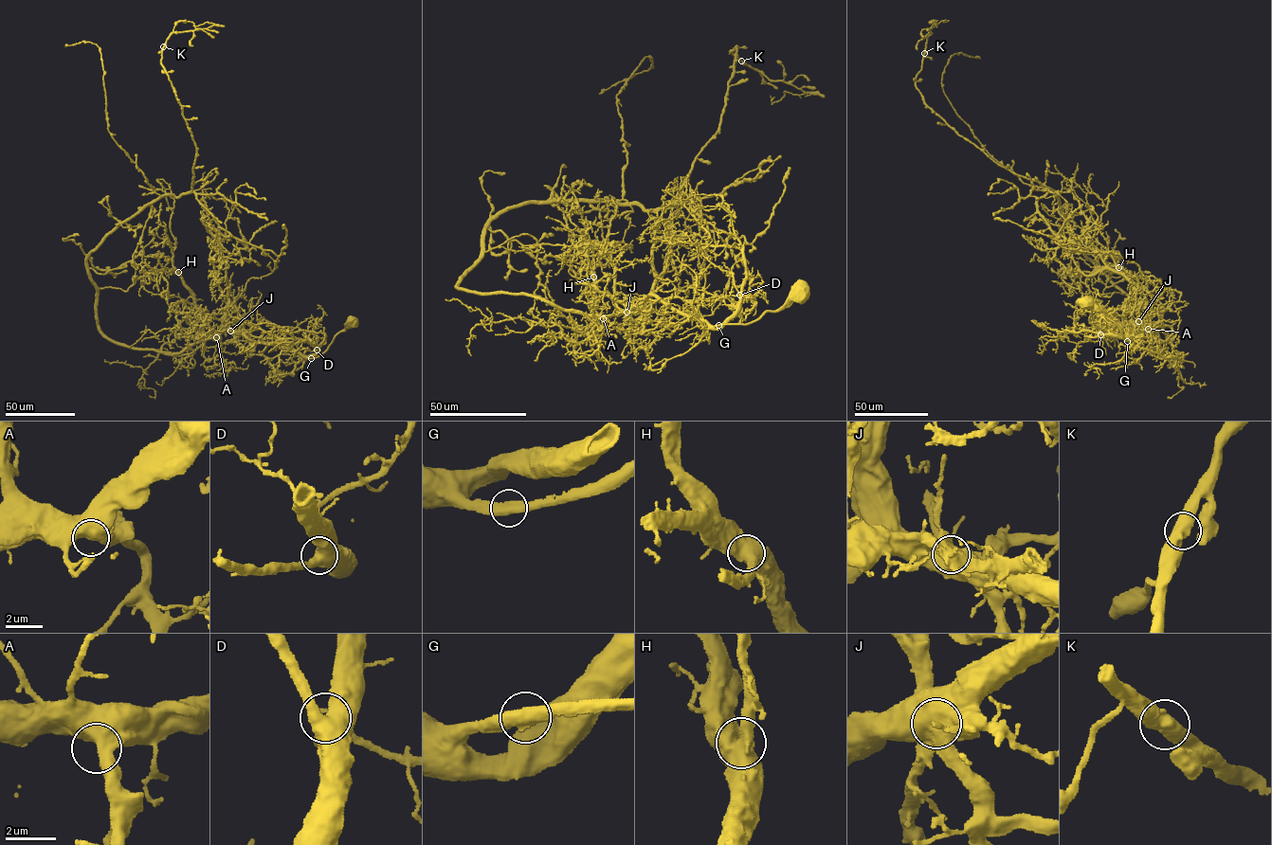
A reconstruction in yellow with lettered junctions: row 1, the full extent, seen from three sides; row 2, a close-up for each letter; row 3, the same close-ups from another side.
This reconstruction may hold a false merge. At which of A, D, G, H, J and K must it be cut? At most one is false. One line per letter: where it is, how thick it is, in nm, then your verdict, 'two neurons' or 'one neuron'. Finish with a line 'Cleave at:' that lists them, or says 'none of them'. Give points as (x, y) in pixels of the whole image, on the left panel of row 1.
A: at (216, 337); 650 nm thick; one neuron
D: at (317, 350); 650 nm thick; one neuron
G: at (311, 358); 550 nm thick; one neuron
H: at (178, 272); 600 nm thick; one neuron
J: at (230, 331); 950 nm thick; two neurons
K: at (163, 46); 650 nm thick; one neuron
Cleave at: J

